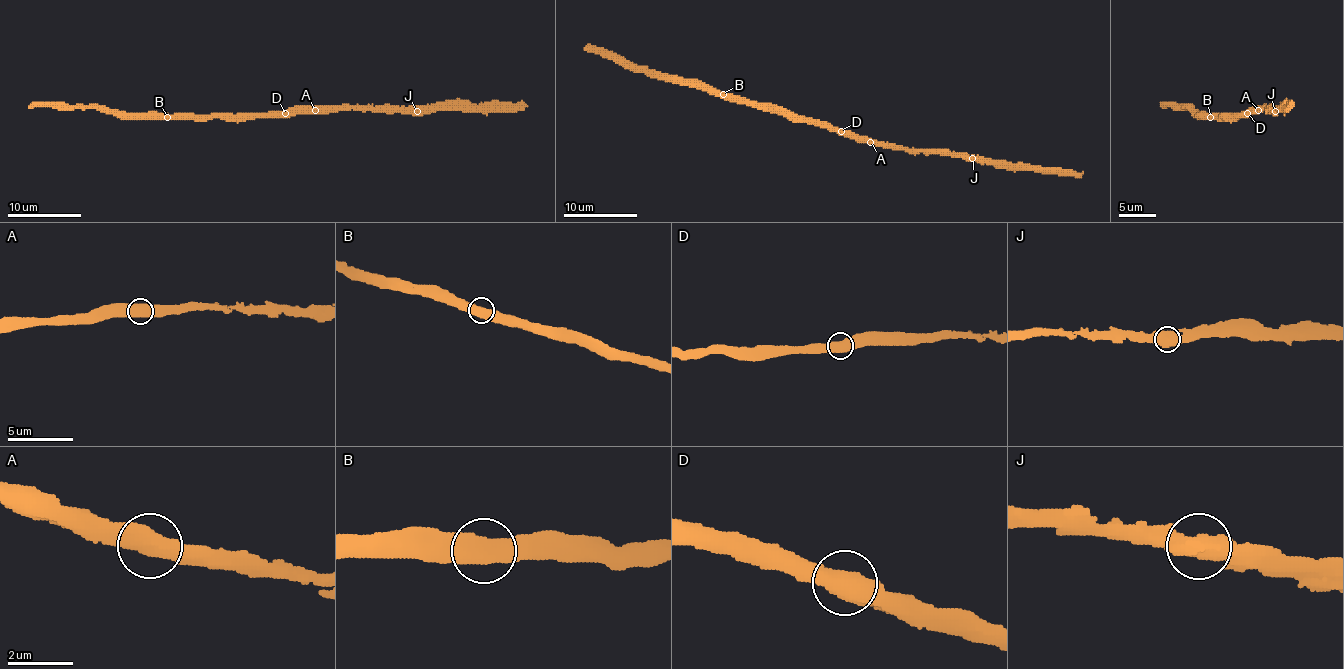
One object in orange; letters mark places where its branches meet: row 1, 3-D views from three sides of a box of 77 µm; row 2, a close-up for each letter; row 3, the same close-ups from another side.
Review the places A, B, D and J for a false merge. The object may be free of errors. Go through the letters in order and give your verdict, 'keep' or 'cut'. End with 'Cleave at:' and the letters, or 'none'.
A: keep
B: keep
D: keep
J: keep
Cleave at: none

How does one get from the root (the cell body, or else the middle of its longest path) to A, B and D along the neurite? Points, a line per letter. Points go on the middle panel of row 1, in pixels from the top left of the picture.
A: (826, 127), (845, 129), (870, 142)
B: (826, 127), (789, 120), (761, 107), (737, 103), (723, 94)
D: (826, 127), (837, 127), (841, 131)

